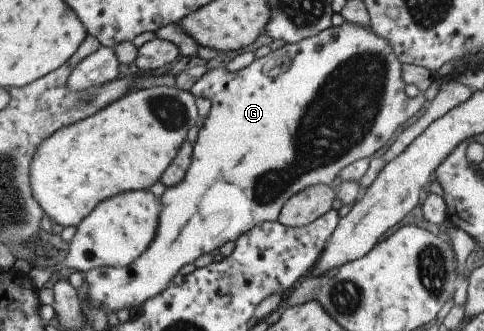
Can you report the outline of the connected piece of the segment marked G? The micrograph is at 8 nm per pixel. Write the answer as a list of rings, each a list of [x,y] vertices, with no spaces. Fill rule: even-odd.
[[[348,22],[342,23],[340,27],[328,27],[328,29],[320,31],[318,35],[301,39],[293,44],[285,44],[279,49],[270,51],[266,56],[258,59],[254,58],[248,67],[244,67],[236,73],[230,73],[224,67],[207,69],[206,73],[190,87],[189,92],[190,95],[200,98],[201,101],[208,102],[209,111],[203,120],[202,127],[198,129],[194,145],[191,145],[192,157],[190,157],[190,165],[184,173],[182,181],[174,187],[165,187],[164,193],[158,198],[162,209],[158,213],[158,227],[156,227],[152,243],[128,267],[96,267],[96,269],[86,271],[84,273],[84,281],[88,285],[85,296],[86,303],[90,307],[102,309],[105,314],[115,313],[118,309],[126,309],[126,307],[142,305],[146,302],[146,299],[162,293],[166,289],[166,285],[170,283],[170,279],[178,274],[178,269],[182,265],[192,263],[203,253],[210,253],[210,251],[214,251],[214,249],[228,241],[236,241],[239,235],[246,233],[254,225],[277,221],[280,208],[289,197],[312,185],[328,185],[337,176],[338,171],[342,167],[346,167],[348,163],[352,163],[356,159],[362,159],[362,157],[369,158],[374,151],[379,151],[386,145],[388,139],[392,137],[392,133],[399,129],[402,123],[411,118],[415,112],[426,104],[422,93],[418,93],[412,98],[406,97],[404,86],[400,62],[396,59],[396,55],[392,53],[390,43],[386,39],[376,37],[369,27]]]

